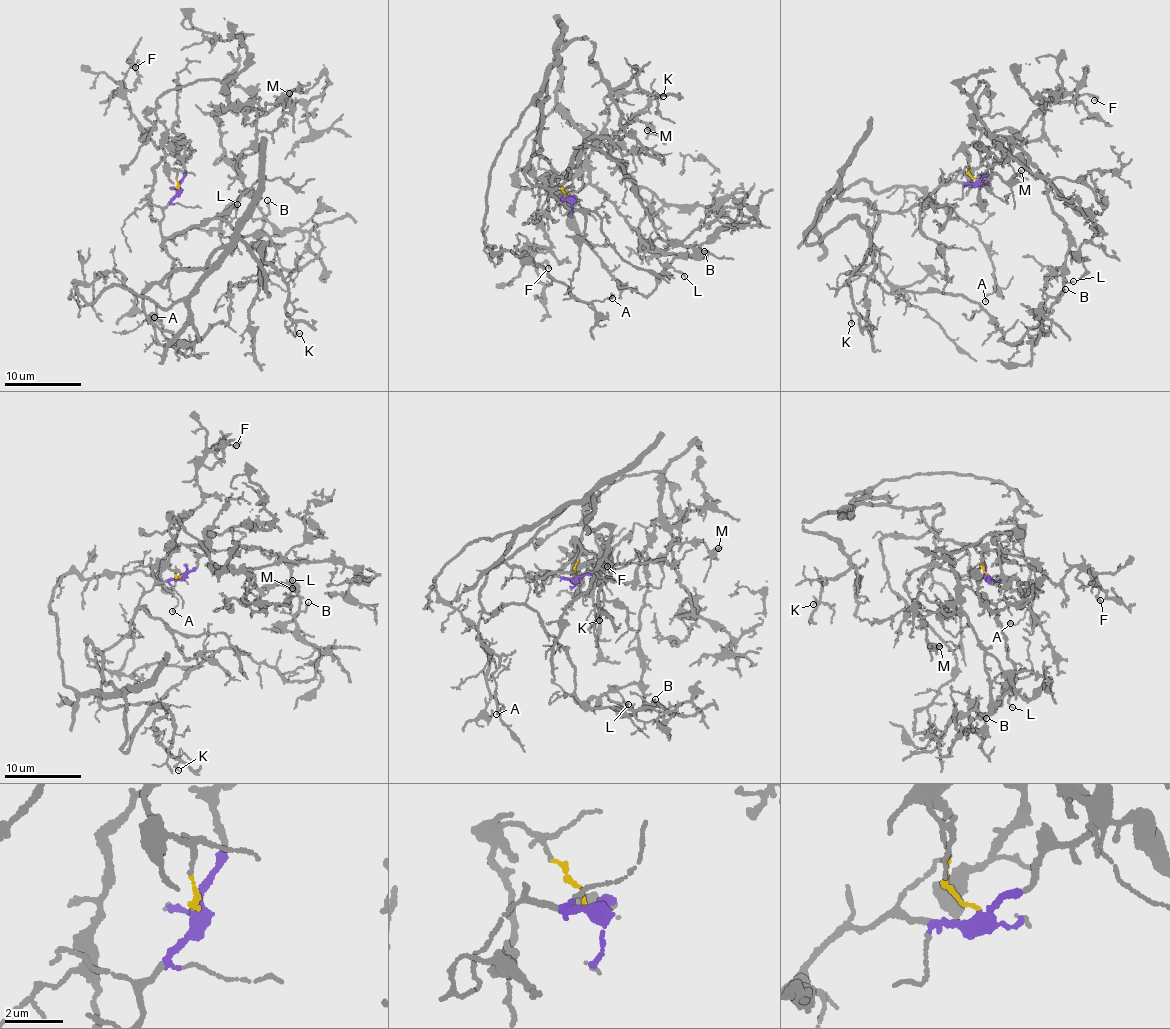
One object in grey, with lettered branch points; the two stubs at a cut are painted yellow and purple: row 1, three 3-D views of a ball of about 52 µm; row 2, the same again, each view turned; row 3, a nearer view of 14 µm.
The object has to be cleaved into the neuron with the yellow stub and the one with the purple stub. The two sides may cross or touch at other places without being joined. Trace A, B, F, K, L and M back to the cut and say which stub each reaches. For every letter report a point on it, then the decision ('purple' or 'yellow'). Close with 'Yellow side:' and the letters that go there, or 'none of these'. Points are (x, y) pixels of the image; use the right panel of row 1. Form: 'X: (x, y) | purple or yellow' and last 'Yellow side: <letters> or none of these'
A: (985, 301) | purple
B: (1065, 289) | yellow
F: (1094, 100) | yellow
K: (851, 323) | purple
L: (1073, 281) | yellow
M: (1021, 170) | yellow
Yellow side: B, F, L, M

